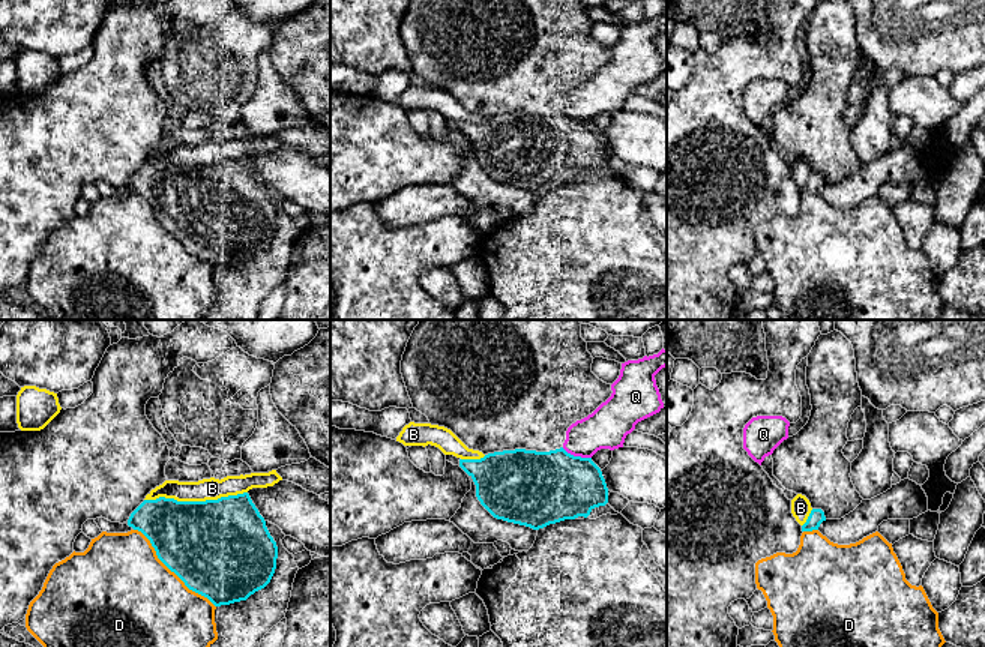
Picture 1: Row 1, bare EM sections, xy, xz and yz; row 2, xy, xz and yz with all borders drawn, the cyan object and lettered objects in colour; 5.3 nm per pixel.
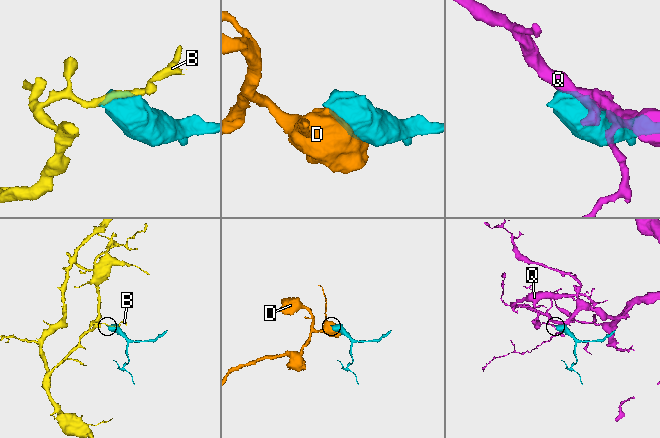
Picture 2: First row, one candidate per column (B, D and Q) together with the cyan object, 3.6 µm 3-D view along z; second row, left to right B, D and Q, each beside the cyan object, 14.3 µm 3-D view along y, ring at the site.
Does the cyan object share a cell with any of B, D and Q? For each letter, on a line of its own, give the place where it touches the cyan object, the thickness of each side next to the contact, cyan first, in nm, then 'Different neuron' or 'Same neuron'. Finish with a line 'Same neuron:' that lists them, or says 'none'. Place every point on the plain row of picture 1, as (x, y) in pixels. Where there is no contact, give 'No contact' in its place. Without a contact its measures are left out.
B: Touches cyan at xy (195, 165). Thickness 480 nm (cyan) against 120 nm. Different neuron
D: Touches cyan at xy (171, 234). Thickness 480 nm (cyan) against 500 nm. Different neuron
Q: Touches cyan at xz (577, 120). Thickness 400 nm (cyan) against 220 nm. Different neuron
Same neuron: none

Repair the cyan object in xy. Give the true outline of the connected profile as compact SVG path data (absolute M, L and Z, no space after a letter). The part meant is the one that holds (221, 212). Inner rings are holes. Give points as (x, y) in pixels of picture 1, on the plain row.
M248 156L206 165L144 164L131 177L128 189L150 204L158 222L189 254L215 270L246 264L270 246L276 233L276 206Z

